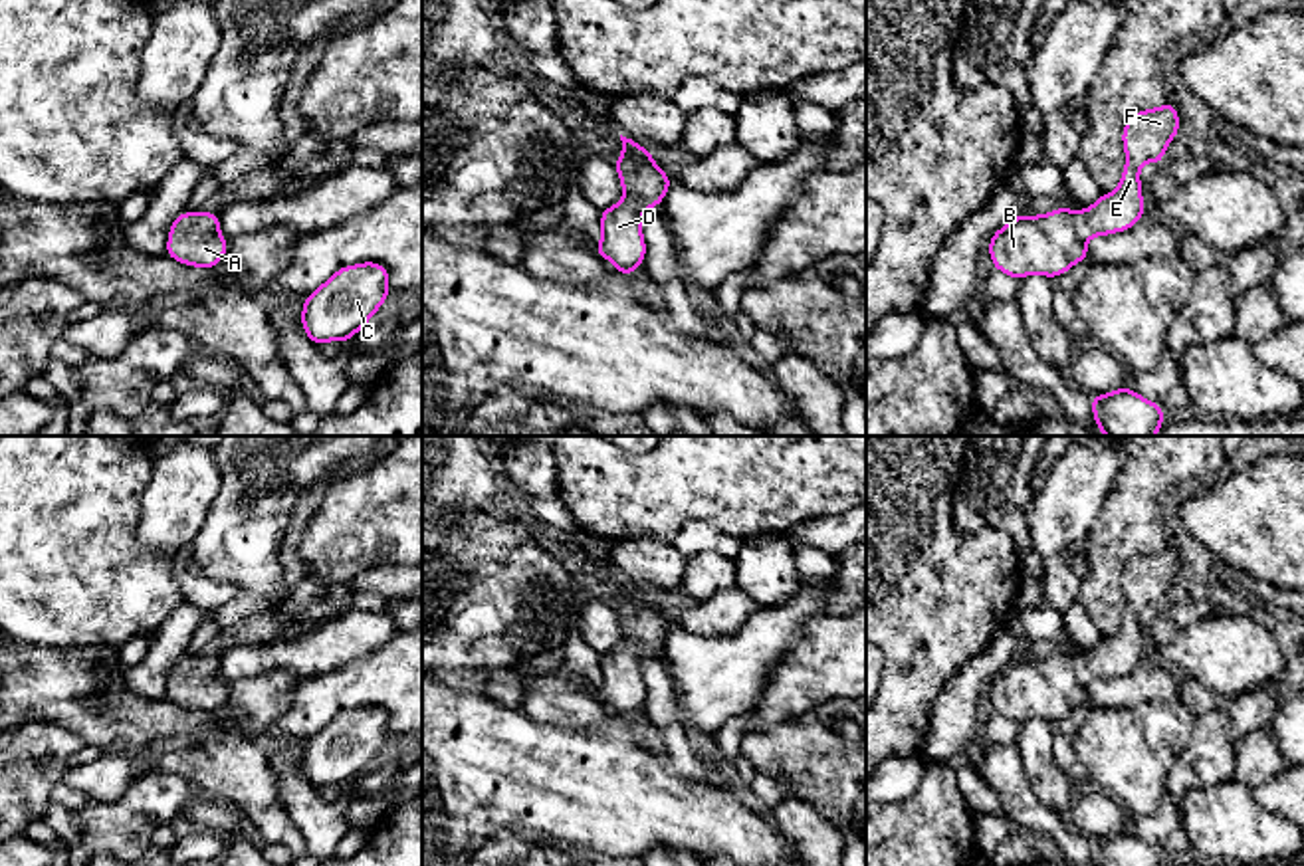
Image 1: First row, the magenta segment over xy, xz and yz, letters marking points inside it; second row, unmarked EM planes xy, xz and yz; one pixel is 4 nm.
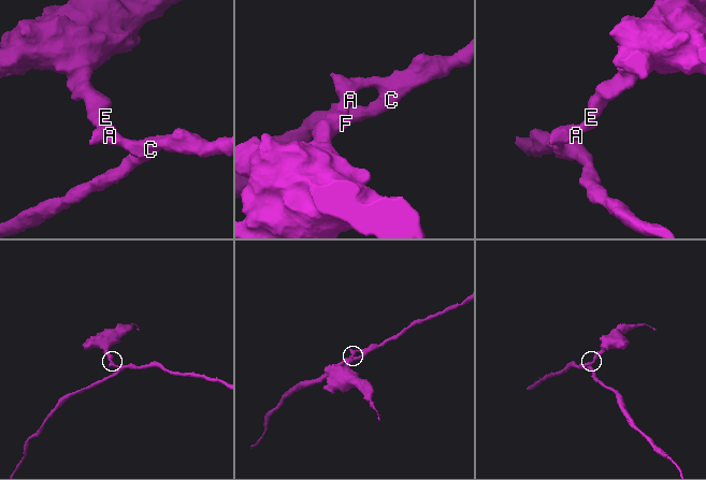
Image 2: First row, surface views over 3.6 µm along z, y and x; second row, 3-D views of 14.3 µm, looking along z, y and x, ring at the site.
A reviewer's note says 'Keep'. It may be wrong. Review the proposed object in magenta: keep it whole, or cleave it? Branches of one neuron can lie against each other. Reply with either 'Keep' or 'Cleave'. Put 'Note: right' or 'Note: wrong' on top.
Note: right
Keep

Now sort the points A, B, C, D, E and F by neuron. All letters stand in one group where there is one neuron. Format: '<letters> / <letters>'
A B C D E F

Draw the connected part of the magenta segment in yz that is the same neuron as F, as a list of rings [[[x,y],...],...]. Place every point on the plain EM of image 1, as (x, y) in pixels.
[[[1169,545],[1161,551],[1134,557],[1126,565],[1122,577],[1126,610],[1118,632],[1108,638],[1102,638],[1090,652],[1084,654],[1074,656],[1070,652],[1060,650],[1048,658],[1017,658],[989,684],[989,700],[993,711],[1019,725],[1032,717],[1040,717],[1054,723],[1056,719],[1066,717],[1074,707],[1088,704],[1086,686],[1094,680],[1110,680],[1116,676],[1130,674],[1136,666],[1145,662],[1140,614],[1145,606],[1161,608],[1165,593],[1177,577],[1179,559]]]

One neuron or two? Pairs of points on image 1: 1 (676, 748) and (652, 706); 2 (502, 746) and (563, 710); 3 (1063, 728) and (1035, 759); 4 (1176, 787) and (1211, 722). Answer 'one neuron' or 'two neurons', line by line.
1: one neuron
2: two neurons
3: two neurons
4: one neuron

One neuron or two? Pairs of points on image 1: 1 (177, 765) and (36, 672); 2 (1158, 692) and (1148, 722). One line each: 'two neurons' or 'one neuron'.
1: one neuron
2: two neurons

